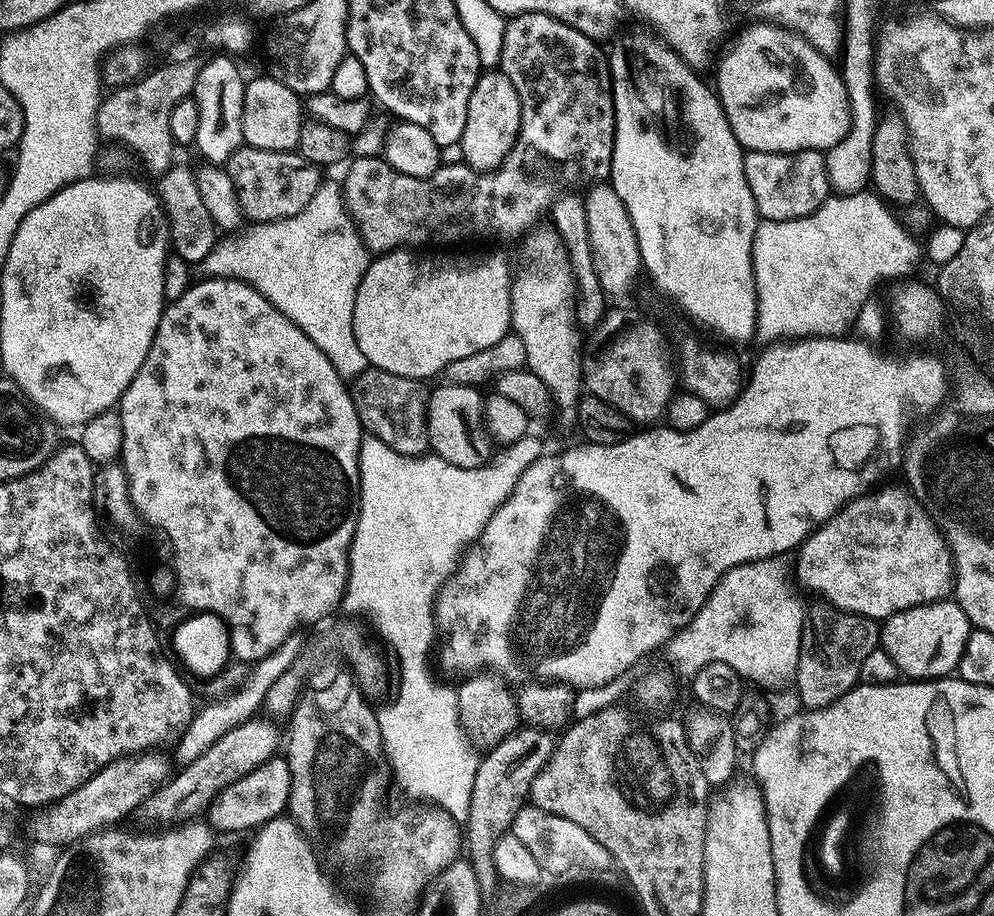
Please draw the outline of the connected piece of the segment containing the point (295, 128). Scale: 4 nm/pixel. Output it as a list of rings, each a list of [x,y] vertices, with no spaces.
[[[263,74],[247,81],[242,98],[242,134],[244,144],[258,150],[292,152],[300,147],[300,131],[306,122],[301,97],[272,75]]]

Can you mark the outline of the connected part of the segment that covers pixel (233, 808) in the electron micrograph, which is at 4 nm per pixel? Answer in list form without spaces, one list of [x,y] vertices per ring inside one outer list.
[[[280,754],[273,756],[265,764],[250,770],[250,774],[238,778],[238,782],[223,788],[215,796],[206,813],[208,827],[217,833],[248,831],[251,833],[260,829],[266,822],[283,817],[288,807],[291,781],[292,775],[287,759]]]

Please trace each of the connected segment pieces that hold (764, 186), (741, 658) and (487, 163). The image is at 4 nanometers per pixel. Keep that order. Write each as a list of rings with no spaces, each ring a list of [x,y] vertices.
[[[749,152],[744,154],[744,169],[756,211],[764,220],[801,220],[830,196],[827,170],[822,152]]]
[[[772,556],[768,560],[751,560],[748,564],[739,564],[734,566],[727,572],[720,581],[714,586],[714,590],[706,598],[706,602],[702,606],[702,610],[698,610],[698,614],[694,614],[694,618],[688,623],[682,631],[676,633],[666,645],[666,652],[676,659],[676,664],[685,674],[691,674],[702,670],[702,666],[706,666],[710,662],[726,662],[726,666],[734,666],[734,670],[745,681],[753,680],[756,684],[761,684],[764,688],[788,688],[793,687],[796,679],[796,671],[798,670],[798,662],[800,661],[800,643],[802,642],[802,630],[806,619],[806,604],[796,597],[797,585],[794,583],[793,573],[790,571],[790,564],[787,559],[779,556]]]
[[[499,70],[485,71],[470,94],[470,106],[466,106],[466,126],[458,145],[463,163],[476,174],[495,172],[510,150],[516,145],[516,135],[520,132],[520,103],[514,86],[506,74]]]

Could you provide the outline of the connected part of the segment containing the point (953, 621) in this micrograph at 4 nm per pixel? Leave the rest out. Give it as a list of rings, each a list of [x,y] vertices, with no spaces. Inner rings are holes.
[[[945,598],[936,600],[933,604],[907,608],[888,617],[880,624],[879,647],[884,648],[886,654],[890,654],[890,658],[894,658],[894,666],[898,666],[898,670],[905,677],[912,680],[939,680],[951,677],[959,669],[962,650],[968,641],[969,631],[968,619],[959,604]]]

